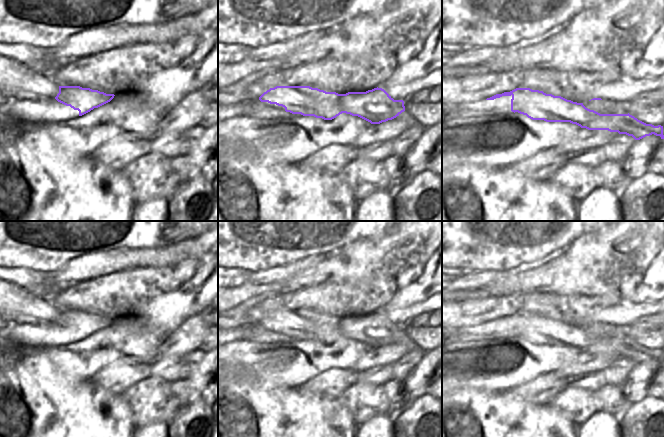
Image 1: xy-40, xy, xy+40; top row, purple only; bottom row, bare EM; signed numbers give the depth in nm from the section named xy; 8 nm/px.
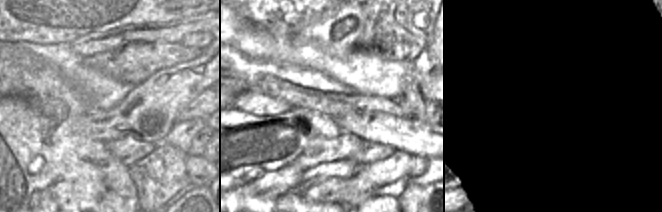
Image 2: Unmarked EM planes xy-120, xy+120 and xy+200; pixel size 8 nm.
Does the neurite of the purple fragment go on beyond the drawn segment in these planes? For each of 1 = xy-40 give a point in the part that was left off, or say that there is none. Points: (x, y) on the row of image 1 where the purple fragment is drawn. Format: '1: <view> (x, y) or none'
1: xy-40 (13, 75)

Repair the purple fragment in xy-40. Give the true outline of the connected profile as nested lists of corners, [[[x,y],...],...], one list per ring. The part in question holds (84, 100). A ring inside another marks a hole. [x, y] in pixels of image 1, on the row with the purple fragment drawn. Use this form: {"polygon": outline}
{"polygon": [[[0,56],[0,90],[18,88],[55,98],[58,102],[78,110],[79,116],[110,102],[115,96],[80,86],[59,86],[42,76],[40,70],[28,70],[20,62]]]}

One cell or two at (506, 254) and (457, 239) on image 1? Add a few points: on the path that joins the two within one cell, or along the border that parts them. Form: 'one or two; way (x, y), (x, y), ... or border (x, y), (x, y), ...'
one; way (492, 254), (474, 255), (464, 253)

